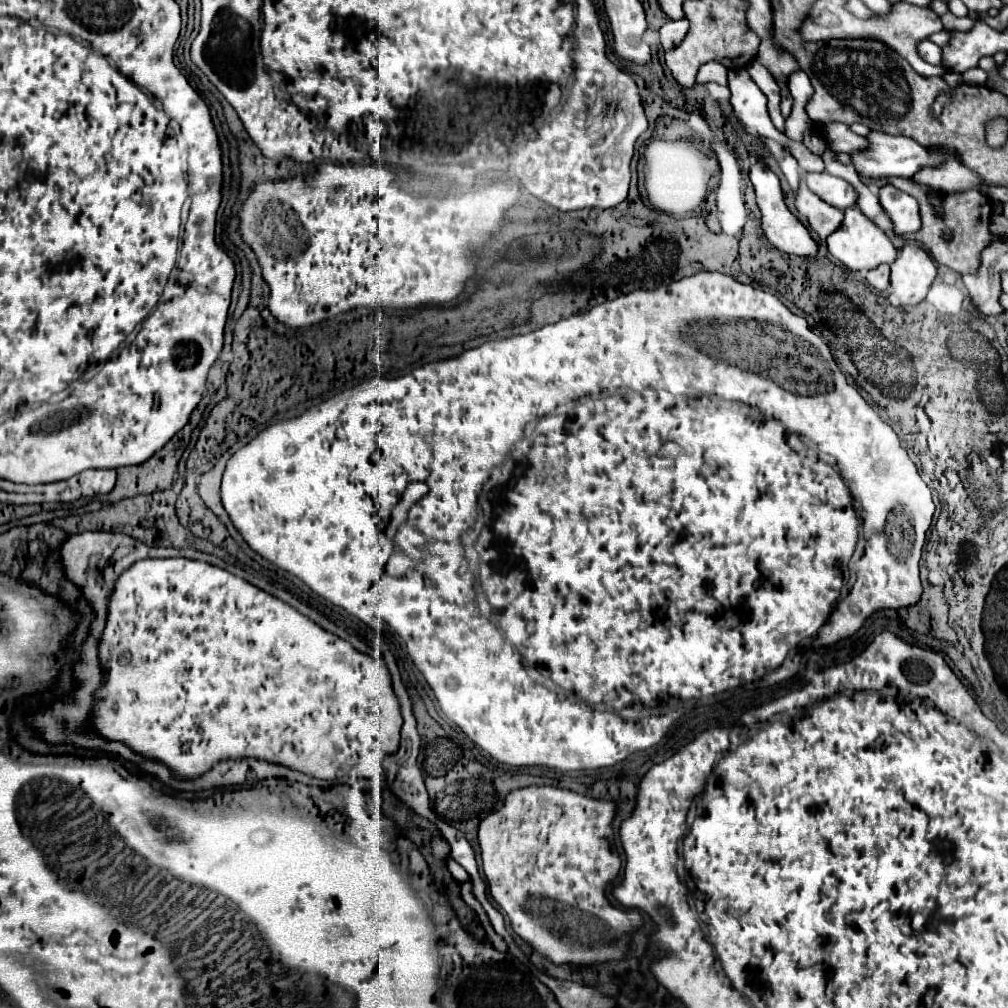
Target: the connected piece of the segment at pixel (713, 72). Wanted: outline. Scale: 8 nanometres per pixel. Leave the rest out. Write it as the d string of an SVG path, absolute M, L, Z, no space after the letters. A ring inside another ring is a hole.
M707 62L699 68L697 74L697 82L705 84L705 82L717 82L721 86L727 86L727 68L721 62Z

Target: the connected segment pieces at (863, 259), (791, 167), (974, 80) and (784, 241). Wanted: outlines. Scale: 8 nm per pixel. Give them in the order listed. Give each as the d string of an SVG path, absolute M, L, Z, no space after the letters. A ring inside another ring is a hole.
M847 208L845 210L843 222L827 238L827 246L829 246L829 252L831 252L833 260L841 262L849 270L873 270L883 262L891 264L895 260L895 256L897 256L897 248L887 238L887 234L875 222L871 222L859 208Z
M784 151L783 159L779 165L791 189L794 193L796 193L799 187L800 180L800 170L796 159L788 152Z
M979 66L971 68L969 72L967 72L967 70L963 72L963 82L965 82L965 84L977 84L977 86L985 86L985 84L987 84L987 78L989 78L989 72L981 70Z
M757 162L751 170L749 170L749 178L755 186L755 194L757 194L757 204L761 208L763 214L763 232L767 236L767 240L781 252L785 254L795 254L795 256L815 256L817 254L817 242L811 238L809 230L789 212L789 208L783 202L783 192L781 192L781 184L775 172L771 172L763 162Z

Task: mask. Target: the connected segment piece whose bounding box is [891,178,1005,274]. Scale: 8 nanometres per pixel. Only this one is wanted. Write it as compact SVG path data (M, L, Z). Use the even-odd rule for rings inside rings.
M893 178L891 182L893 186L905 190L907 194L913 194L919 204L921 204L921 218L923 218L923 228L915 234L907 234L905 238L909 240L919 240L925 244L925 248L931 252L931 256L943 264L953 268L959 274L965 272L975 272L975 268L979 266L979 254L985 246L989 246L995 240L1005 240L1003 236L995 236L989 232L989 218L991 218L991 200L981 192L981 190L965 190L965 192L953 192L953 194L943 194L943 202L945 202L945 216L937 218L933 216L933 208L927 204L927 192L931 188L923 186L923 184L915 184L913 180L905 180L905 178ZM943 228L951 228L953 230L953 240L947 242L941 238Z

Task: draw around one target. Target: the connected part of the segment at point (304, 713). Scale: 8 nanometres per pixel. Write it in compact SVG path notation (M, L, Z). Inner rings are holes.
M149 558L135 562L129 570L125 570L119 576L115 592L111 596L107 626L99 644L99 656L107 680L97 692L101 702L95 708L91 726L97 730L99 736L107 740L121 740L129 744L137 754L165 762L173 770L173 774L181 778L197 778L223 758L243 758L243 756L255 756L259 760L283 764L293 770L307 772L315 778L327 778L327 780L341 776L377 778L381 774L383 756L393 754L399 748L399 730L401 730L399 702L391 688L391 676L385 666L381 666L375 658L357 652L349 642L323 630L307 616L299 614L295 608L285 604L283 600L233 576L223 568L205 562L187 560L187 558L163 558L163 560Z

